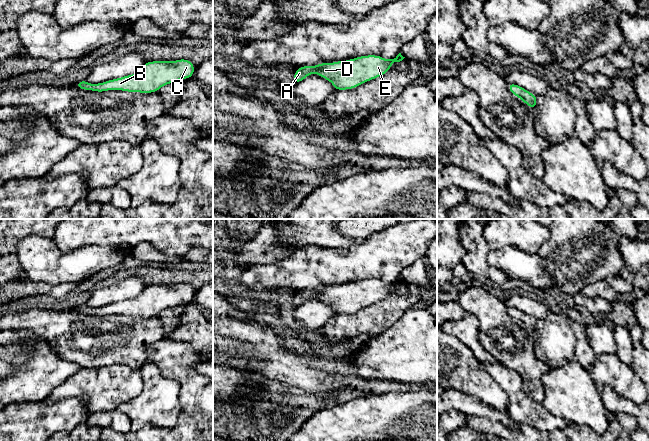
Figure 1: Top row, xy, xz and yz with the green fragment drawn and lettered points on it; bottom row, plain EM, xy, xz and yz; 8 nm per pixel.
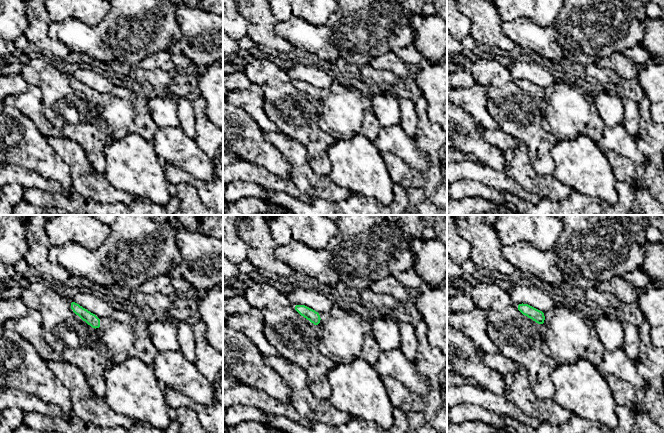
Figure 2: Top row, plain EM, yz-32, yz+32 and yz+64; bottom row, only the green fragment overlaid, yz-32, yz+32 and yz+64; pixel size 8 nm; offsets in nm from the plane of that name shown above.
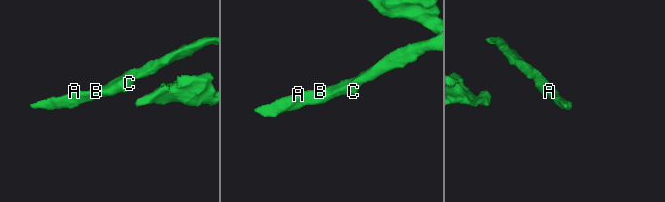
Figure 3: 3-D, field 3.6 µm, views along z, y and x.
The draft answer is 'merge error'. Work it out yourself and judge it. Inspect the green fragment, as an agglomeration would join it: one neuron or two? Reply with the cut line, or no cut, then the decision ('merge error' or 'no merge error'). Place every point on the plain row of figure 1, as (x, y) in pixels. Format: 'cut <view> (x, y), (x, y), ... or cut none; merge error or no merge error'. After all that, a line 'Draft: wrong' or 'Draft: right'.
cut none; no merge error
Draft: wrong

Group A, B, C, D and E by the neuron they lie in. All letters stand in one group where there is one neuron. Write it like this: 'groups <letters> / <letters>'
groups A B C D E

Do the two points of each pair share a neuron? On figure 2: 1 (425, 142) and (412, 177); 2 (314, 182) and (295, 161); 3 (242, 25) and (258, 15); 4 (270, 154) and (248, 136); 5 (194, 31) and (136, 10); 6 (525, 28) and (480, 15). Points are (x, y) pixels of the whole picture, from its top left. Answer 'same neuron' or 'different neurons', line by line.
1: same neuron
2: same neuron
3: different neurons
4: same neuron
5: different neurons
6: different neurons

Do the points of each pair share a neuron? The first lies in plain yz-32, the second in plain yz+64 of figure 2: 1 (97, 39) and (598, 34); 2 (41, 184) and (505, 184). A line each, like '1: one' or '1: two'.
1: one
2: one

